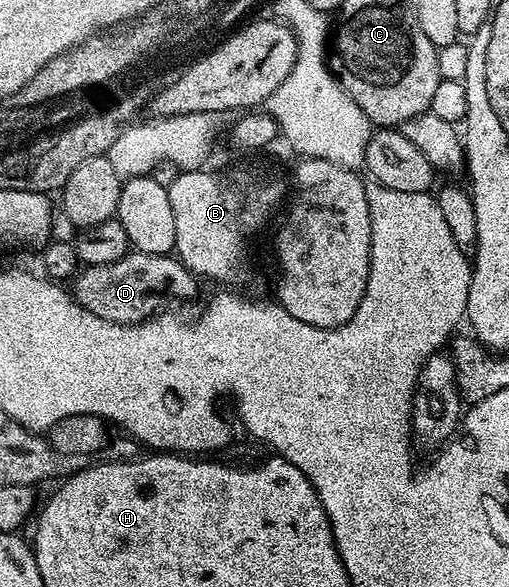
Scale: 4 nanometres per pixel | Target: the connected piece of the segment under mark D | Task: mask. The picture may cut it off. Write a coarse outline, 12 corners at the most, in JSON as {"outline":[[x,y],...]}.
{"outline":[[132,249],[69,290],[93,317],[152,318],[200,280],[174,254]]}

